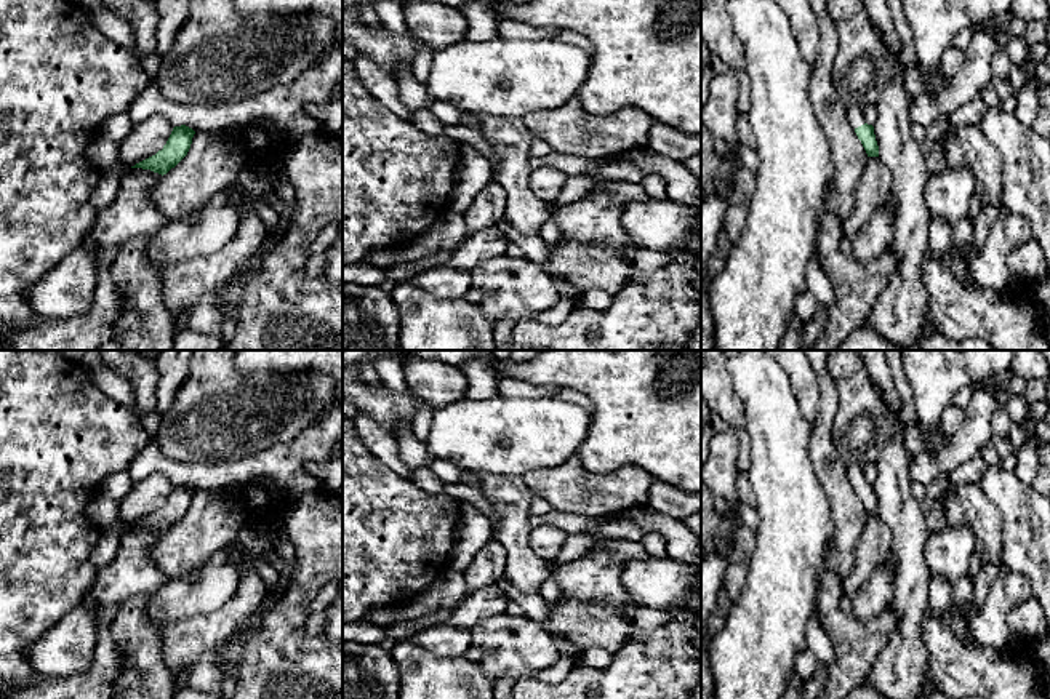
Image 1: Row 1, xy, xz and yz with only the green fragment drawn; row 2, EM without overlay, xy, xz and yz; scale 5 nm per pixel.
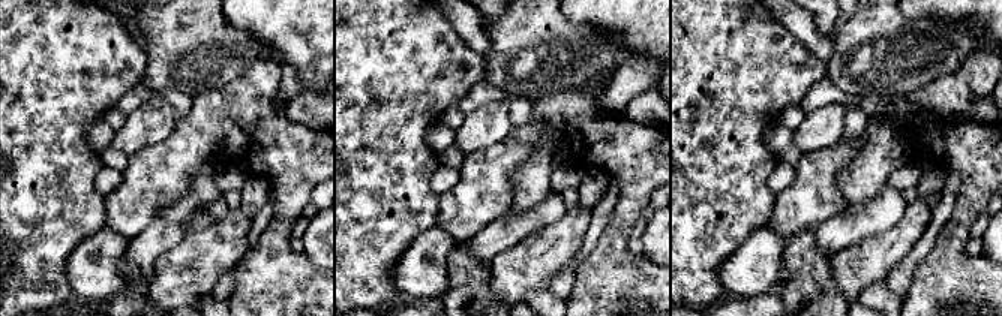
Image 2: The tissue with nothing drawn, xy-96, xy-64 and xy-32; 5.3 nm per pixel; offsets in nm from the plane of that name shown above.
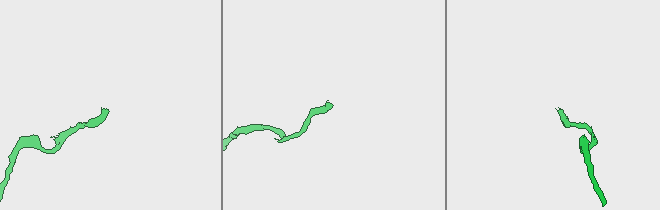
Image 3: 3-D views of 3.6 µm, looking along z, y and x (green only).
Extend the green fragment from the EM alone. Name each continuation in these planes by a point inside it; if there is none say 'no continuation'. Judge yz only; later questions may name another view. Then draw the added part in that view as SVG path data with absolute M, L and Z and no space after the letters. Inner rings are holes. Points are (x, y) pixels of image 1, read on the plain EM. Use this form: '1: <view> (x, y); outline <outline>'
1: yz (855, 474); outline M847 464L847 467L848 467L848 478L853 486L858 486L866 481L861 467L858 467L855 464Z

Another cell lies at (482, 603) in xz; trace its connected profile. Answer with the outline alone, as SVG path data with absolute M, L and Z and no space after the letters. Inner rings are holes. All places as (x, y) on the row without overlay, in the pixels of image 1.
M496 584L477 589L466 593L464 598L453 606L447 624L471 629L480 621L507 613L509 600L506 592Z

